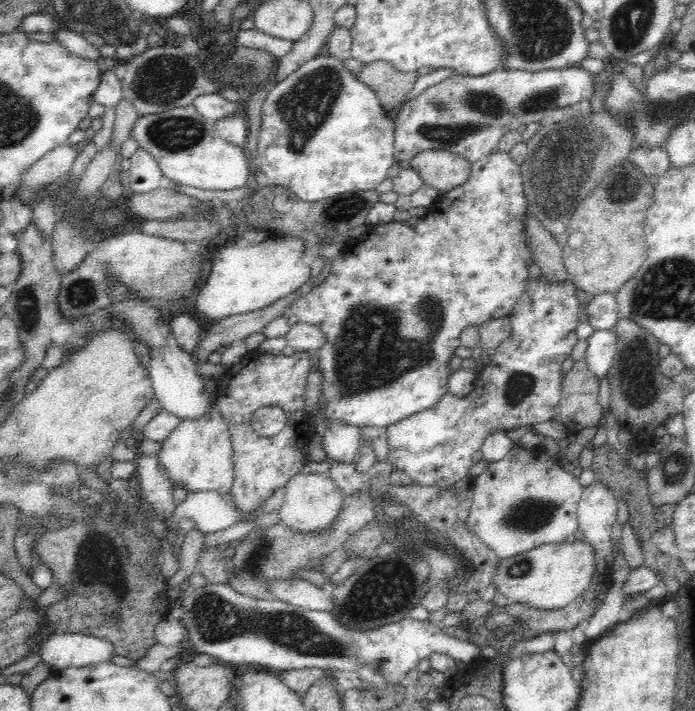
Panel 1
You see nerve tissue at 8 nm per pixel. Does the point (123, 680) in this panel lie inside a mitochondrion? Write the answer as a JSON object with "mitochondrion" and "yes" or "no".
{"mitochondrion":"no"}

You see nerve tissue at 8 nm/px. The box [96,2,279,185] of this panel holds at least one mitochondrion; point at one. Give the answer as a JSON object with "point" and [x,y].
{"point":[162,80]}

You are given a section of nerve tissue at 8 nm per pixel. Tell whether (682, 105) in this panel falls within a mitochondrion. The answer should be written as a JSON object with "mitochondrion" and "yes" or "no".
{"mitochondrion":"yes"}

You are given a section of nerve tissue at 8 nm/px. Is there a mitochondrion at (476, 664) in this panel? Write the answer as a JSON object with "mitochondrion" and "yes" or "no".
{"mitochondrion":"no"}

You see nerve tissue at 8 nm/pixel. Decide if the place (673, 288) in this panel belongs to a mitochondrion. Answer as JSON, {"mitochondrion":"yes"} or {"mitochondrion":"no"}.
{"mitochondrion":"yes"}

